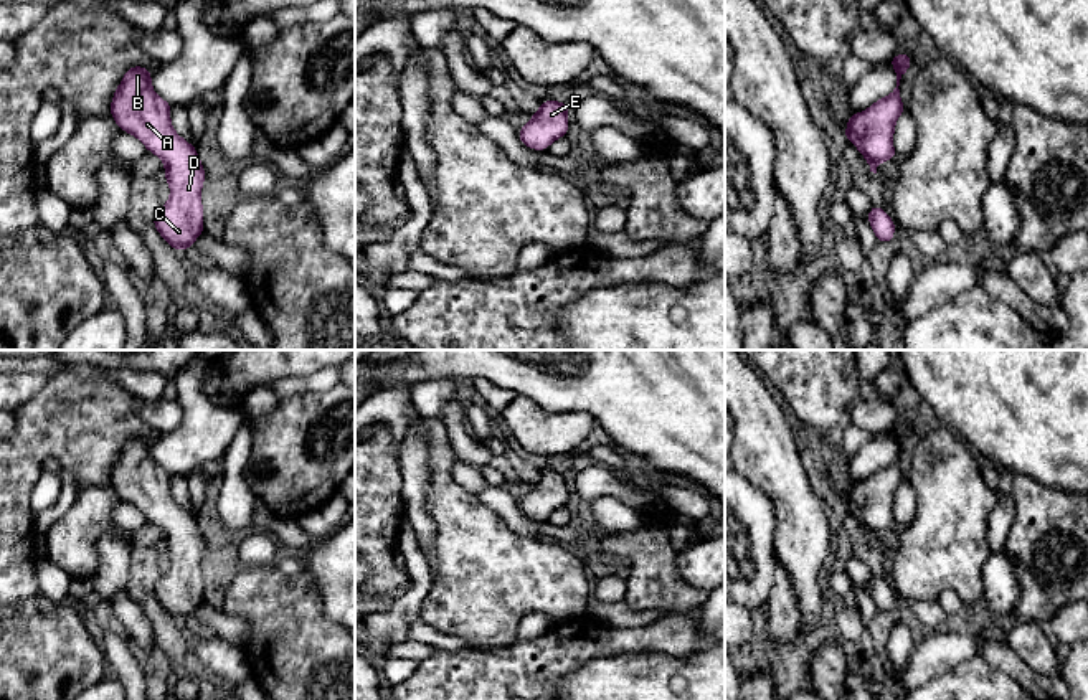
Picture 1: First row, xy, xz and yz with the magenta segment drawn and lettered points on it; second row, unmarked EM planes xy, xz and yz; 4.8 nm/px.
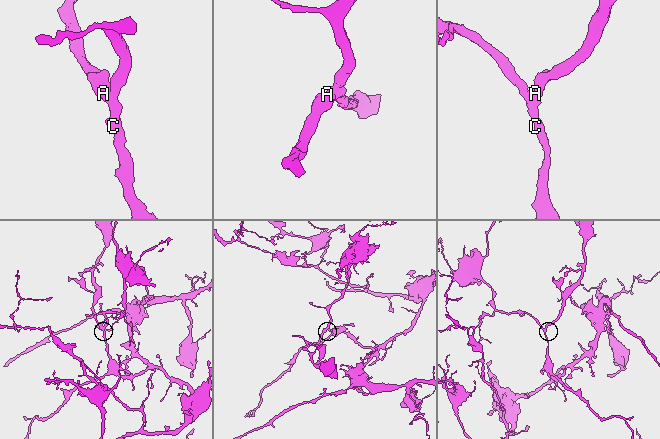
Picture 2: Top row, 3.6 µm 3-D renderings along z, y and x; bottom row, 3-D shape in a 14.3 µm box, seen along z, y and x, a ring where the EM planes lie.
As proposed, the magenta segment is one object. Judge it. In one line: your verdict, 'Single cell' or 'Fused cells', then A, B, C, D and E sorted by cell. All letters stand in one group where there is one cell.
Single cell. Groups: A B C D E

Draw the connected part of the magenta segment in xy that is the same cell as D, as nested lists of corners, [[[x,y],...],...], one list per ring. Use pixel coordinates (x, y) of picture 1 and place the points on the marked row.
[[[144,66],[124,73],[111,102],[117,127],[137,137],[165,165],[168,201],[154,213],[154,225],[167,244],[182,253],[205,231],[201,187],[205,168],[196,149],[182,139],[170,122],[172,106],[152,89]]]

